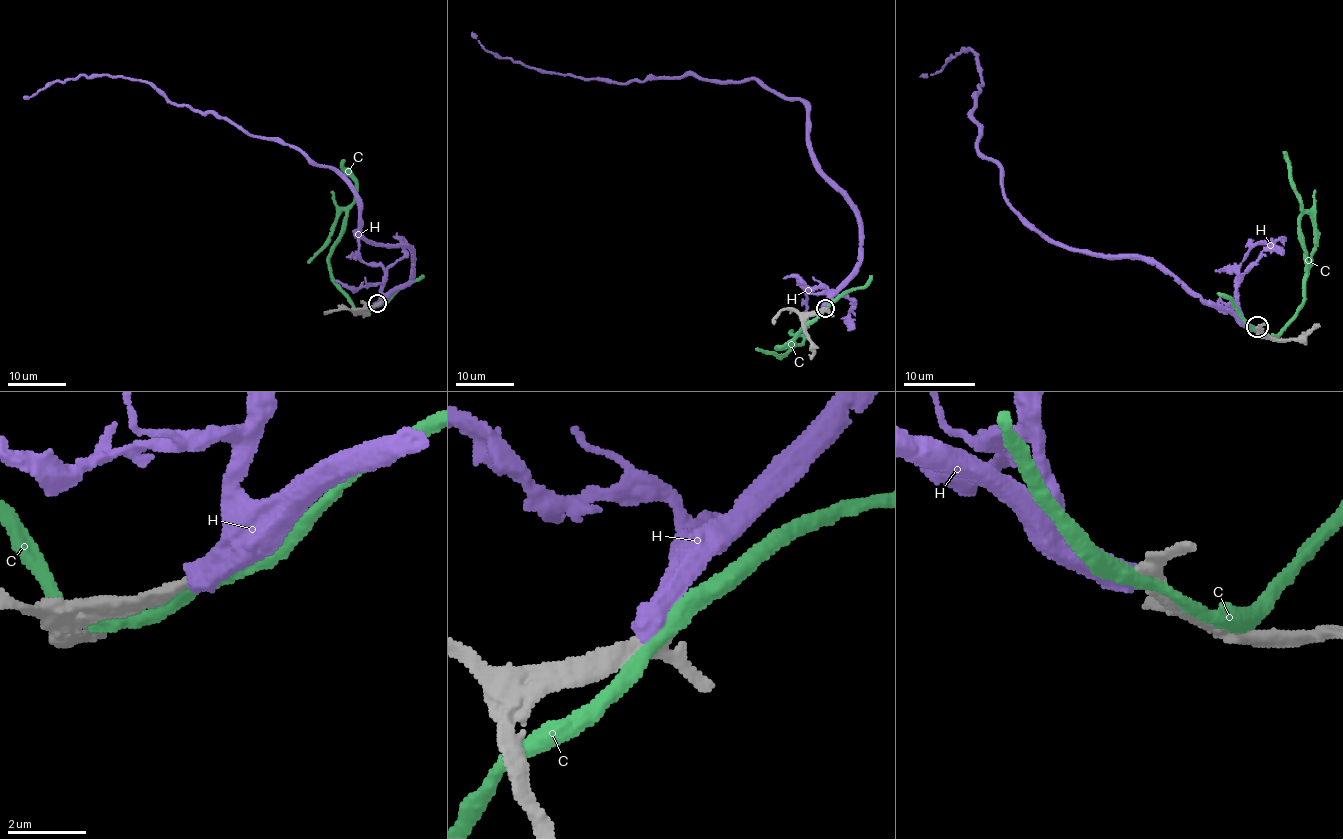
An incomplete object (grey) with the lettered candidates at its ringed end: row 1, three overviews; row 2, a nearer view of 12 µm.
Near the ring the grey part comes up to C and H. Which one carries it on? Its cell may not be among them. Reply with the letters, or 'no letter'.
no letter

